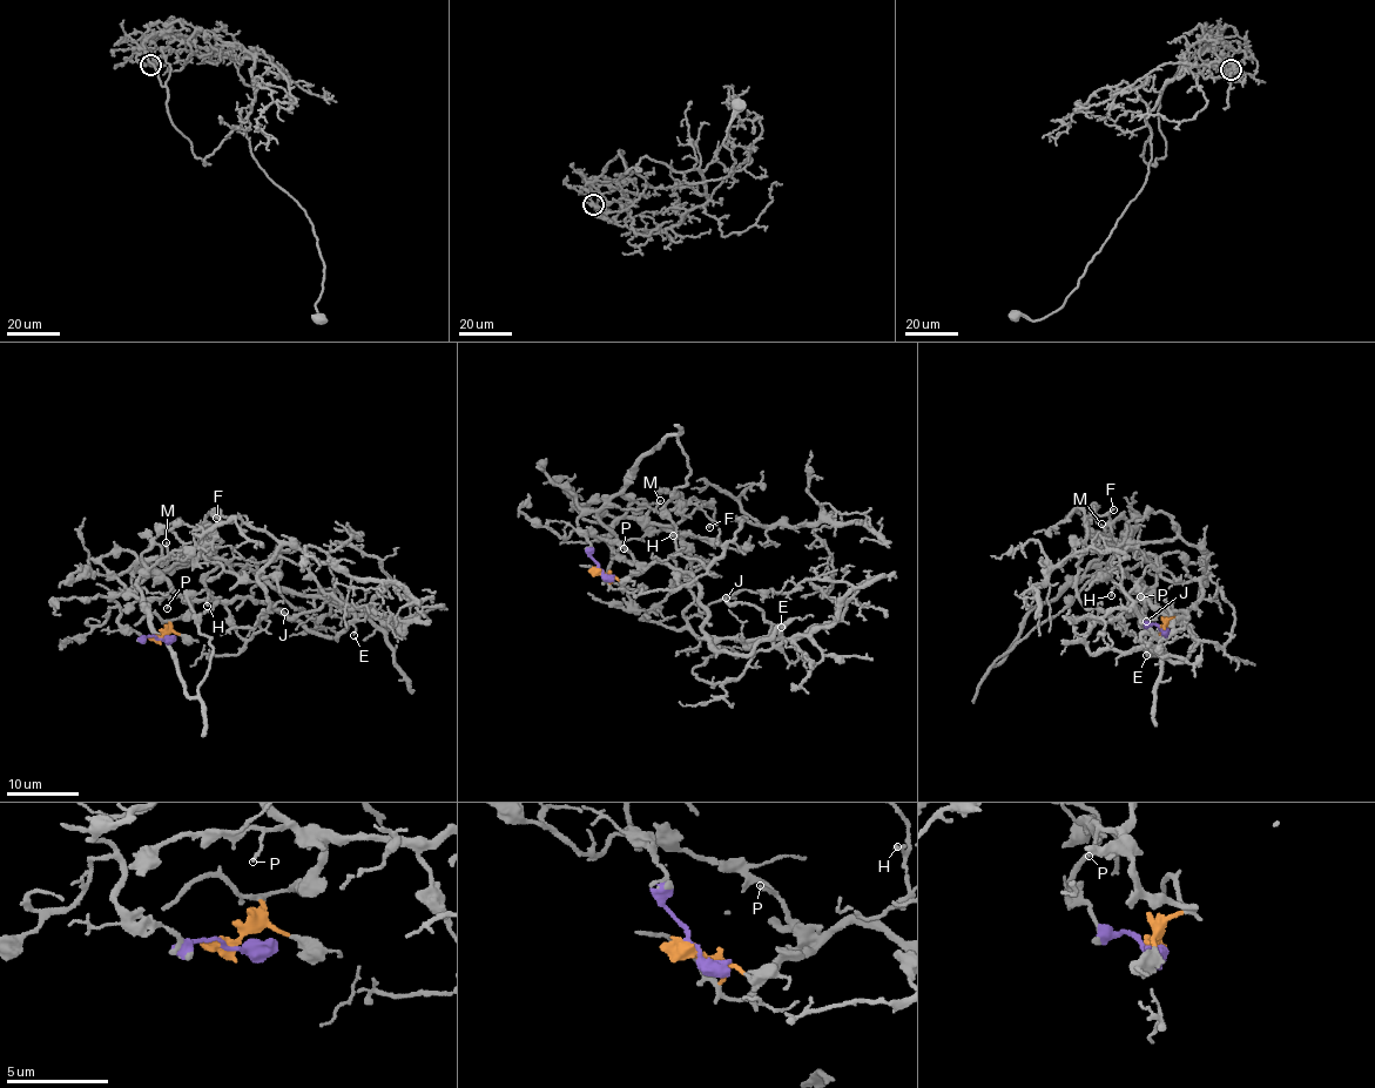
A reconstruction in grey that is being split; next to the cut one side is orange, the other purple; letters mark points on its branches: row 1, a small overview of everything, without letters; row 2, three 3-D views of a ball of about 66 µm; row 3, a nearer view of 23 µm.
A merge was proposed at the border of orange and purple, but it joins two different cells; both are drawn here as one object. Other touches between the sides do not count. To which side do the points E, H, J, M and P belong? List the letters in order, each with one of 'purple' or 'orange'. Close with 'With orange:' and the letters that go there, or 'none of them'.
E: orange
H: purple
J: orange
M: purple
P: orange
With orange: E, J, P

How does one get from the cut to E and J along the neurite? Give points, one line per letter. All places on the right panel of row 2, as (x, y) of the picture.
E: (1163, 628), (1178, 615), (1156, 599), (1139, 597), (1184, 621), (1194, 641), (1181, 661), (1150, 644), (1146, 656)
J: (1163, 628), (1178, 615), (1139, 597), (1184, 621), (1194, 641), (1181, 661), (1141, 639), (1166, 617), (1145, 621)

